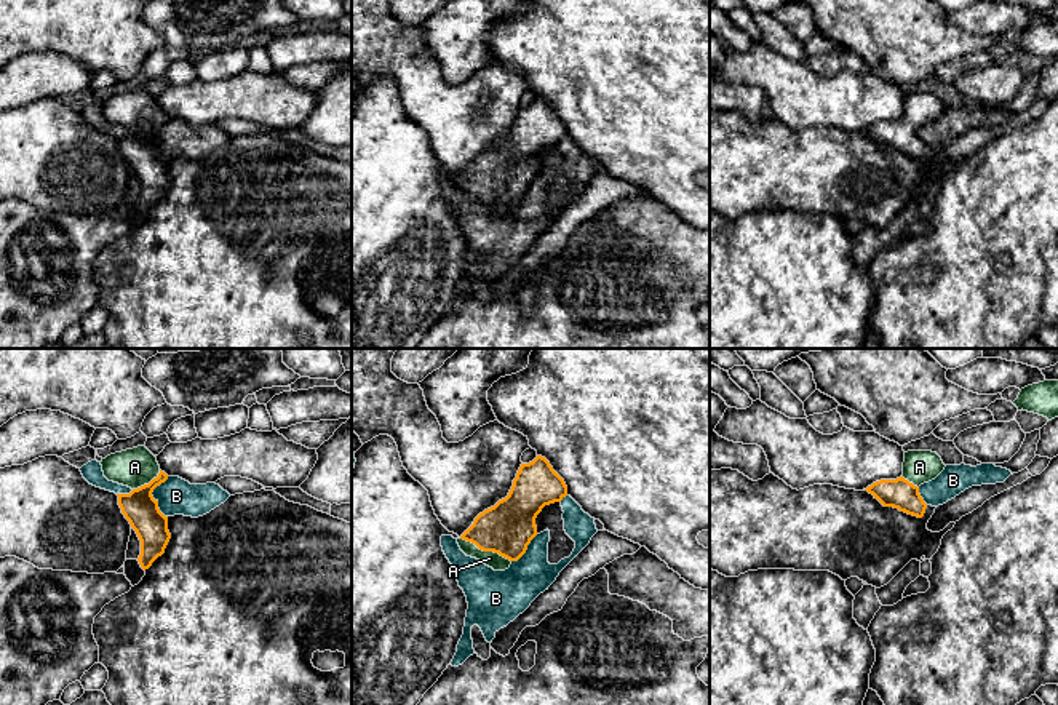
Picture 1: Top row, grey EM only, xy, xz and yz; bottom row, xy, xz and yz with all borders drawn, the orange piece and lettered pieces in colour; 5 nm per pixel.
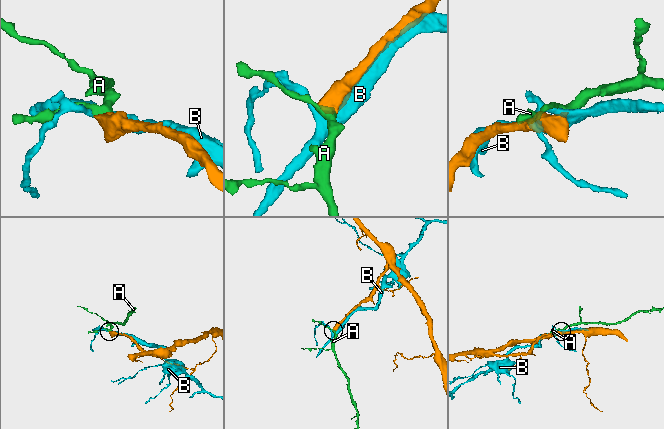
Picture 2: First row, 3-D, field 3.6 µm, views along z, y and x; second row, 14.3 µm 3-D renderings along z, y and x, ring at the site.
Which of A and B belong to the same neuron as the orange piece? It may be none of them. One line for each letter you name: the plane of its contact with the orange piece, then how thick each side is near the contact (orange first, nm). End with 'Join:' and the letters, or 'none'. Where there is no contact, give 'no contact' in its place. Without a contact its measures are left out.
A: xz | 260/80 nm
Join: A

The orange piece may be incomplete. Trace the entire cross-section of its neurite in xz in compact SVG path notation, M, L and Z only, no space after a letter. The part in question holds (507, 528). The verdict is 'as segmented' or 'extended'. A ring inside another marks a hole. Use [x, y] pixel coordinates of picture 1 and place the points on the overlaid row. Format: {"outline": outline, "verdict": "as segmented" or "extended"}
{"outline": "M537 456L521 464L508 496L479 513L457 544L467 556L494 571L505 571L537 536L535 518L542 508L566 496L564 480L545 457Z", "verdict": "extended"}

